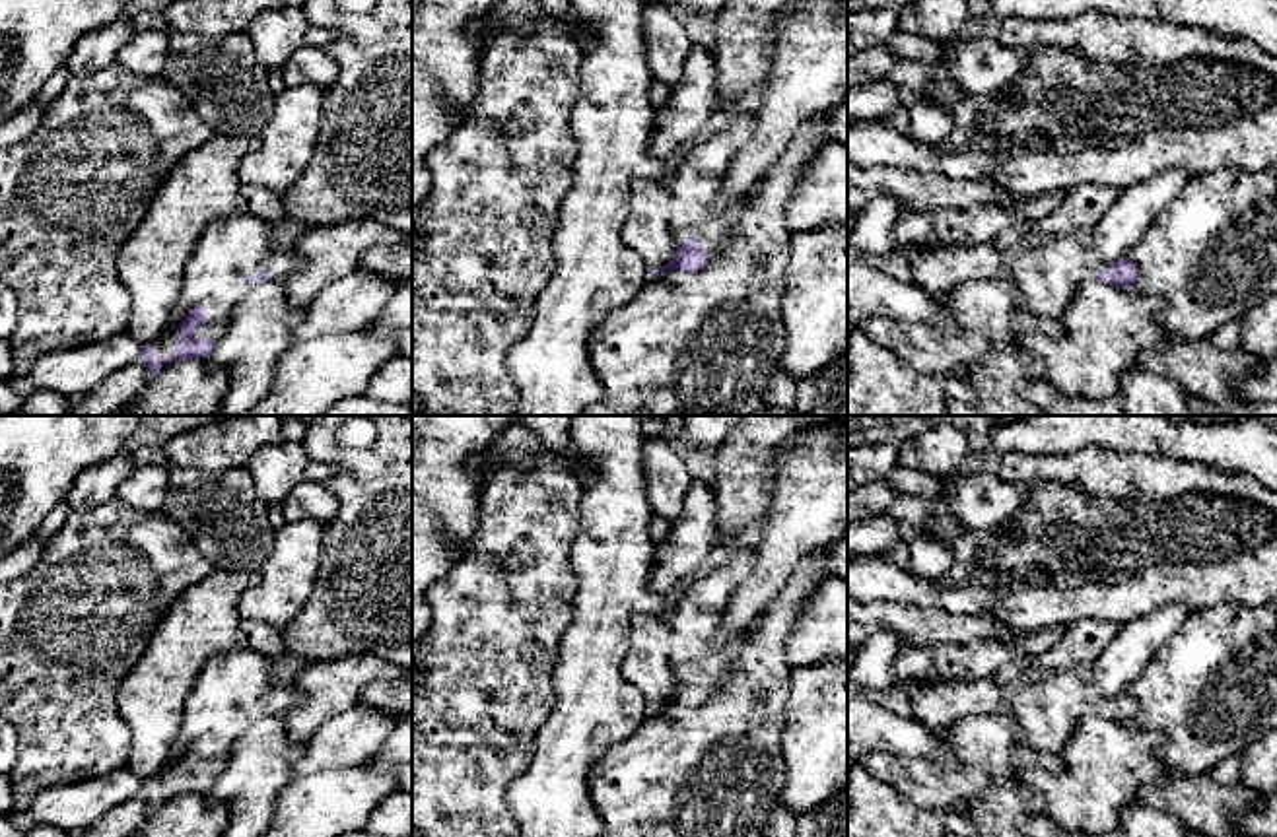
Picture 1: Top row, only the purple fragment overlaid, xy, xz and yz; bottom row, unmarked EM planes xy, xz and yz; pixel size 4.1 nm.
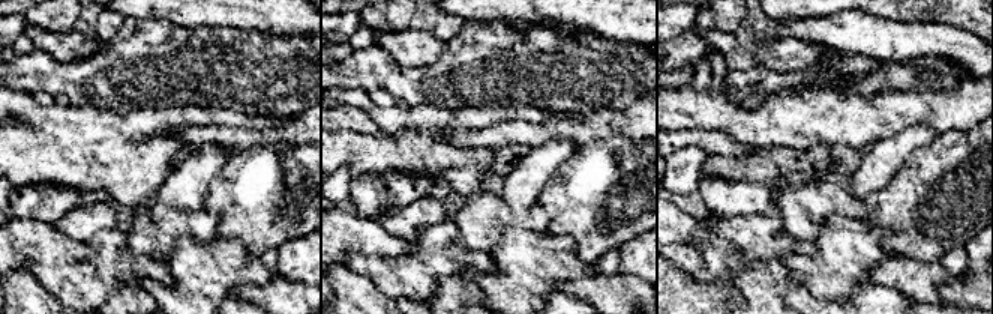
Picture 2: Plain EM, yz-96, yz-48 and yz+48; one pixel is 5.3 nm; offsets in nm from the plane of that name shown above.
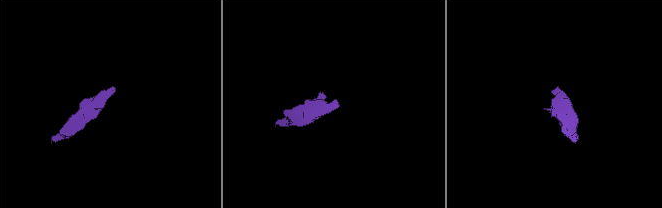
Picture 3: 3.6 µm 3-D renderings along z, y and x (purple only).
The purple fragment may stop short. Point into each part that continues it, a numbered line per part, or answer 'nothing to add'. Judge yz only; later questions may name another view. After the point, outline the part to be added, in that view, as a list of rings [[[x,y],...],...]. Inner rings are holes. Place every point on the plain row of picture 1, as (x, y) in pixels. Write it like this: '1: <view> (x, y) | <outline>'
1: yz (1046, 707) | [[[1069,668],[1024,678],[1007,691],[1007,709],[1026,742],[1055,759],[1077,722],[1100,707],[1102,695]]]

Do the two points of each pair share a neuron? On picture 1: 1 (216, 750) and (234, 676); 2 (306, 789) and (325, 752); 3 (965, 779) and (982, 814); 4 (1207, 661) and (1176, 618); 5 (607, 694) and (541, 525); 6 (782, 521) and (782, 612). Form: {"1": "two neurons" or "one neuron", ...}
{"1": "one neuron", "2": "two neurons", "3": "two neurons", "4": "two neurons", "5": "two neurons", "6": "two neurons"}

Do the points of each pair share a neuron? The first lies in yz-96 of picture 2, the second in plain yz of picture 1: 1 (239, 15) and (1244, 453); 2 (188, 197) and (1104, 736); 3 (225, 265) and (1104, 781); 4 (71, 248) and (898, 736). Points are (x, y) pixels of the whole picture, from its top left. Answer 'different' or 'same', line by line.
1: same
2: different
3: same
4: same

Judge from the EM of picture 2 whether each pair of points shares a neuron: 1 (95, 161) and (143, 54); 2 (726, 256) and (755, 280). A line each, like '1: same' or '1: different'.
1: different
2: different

